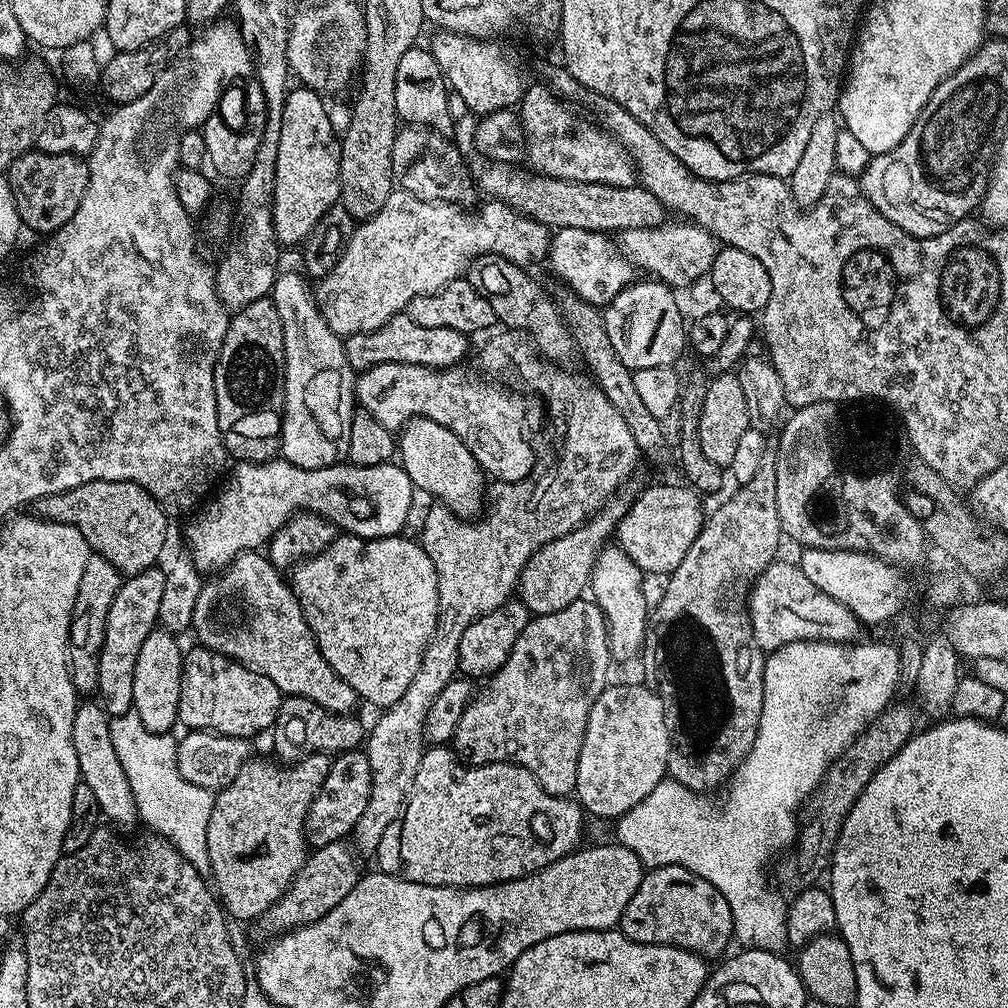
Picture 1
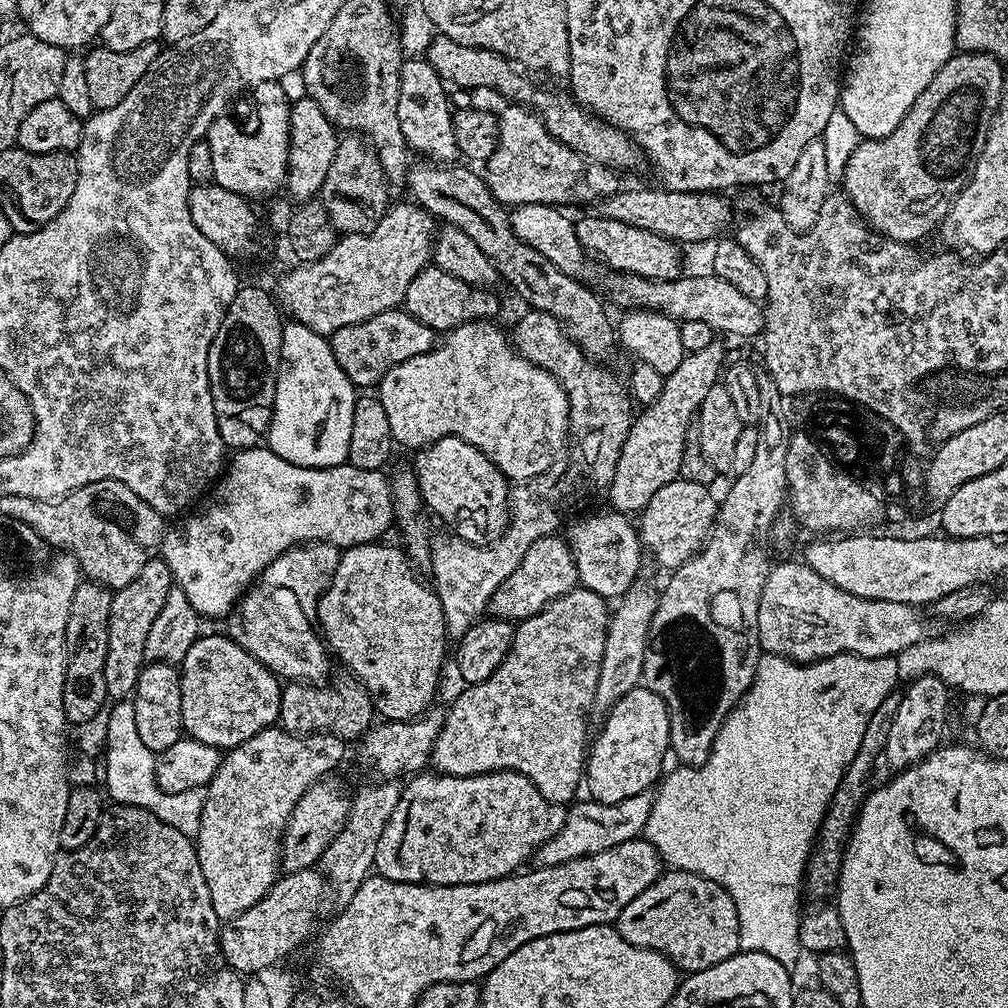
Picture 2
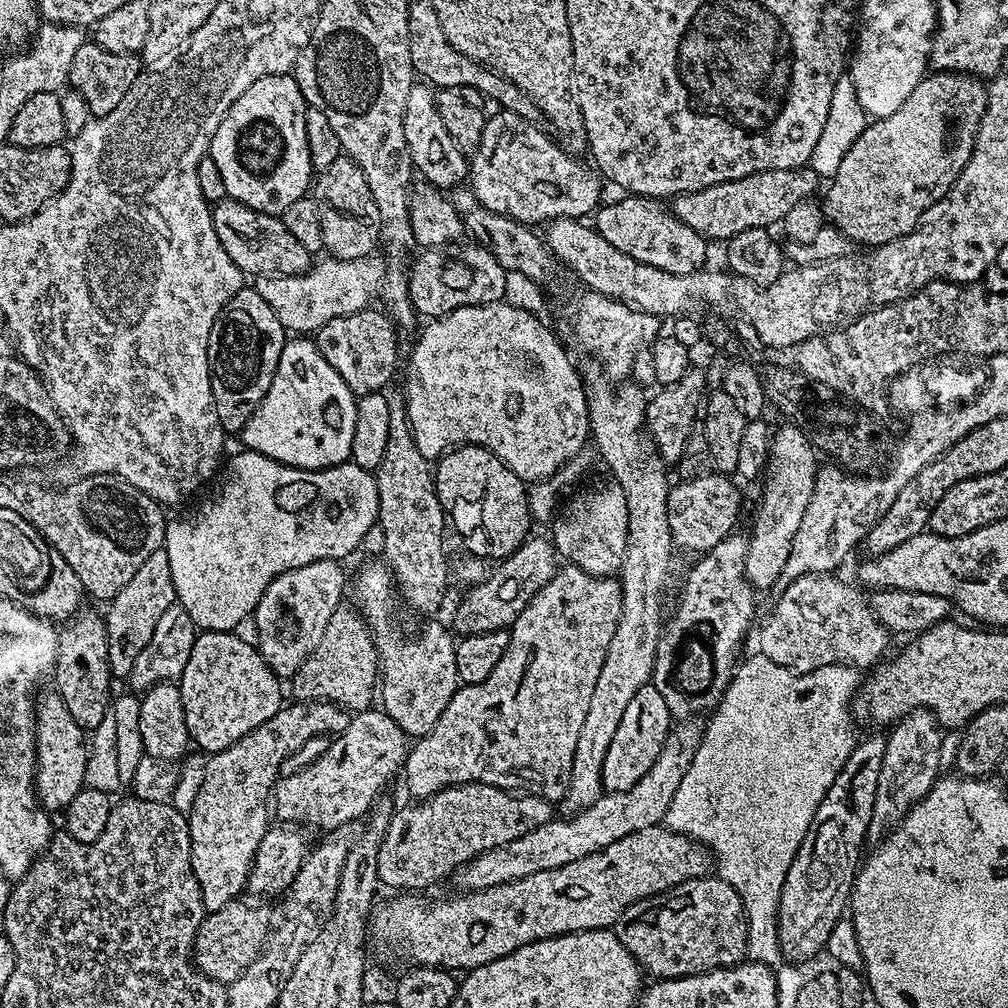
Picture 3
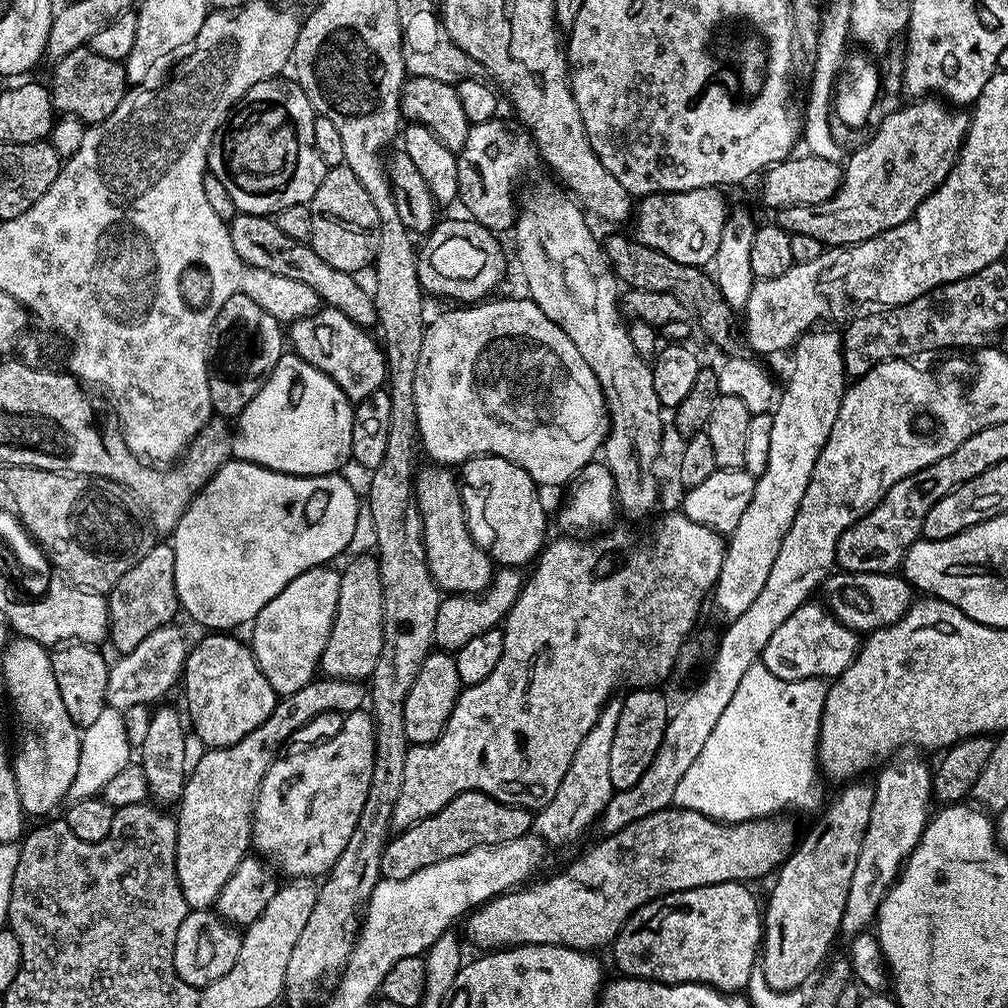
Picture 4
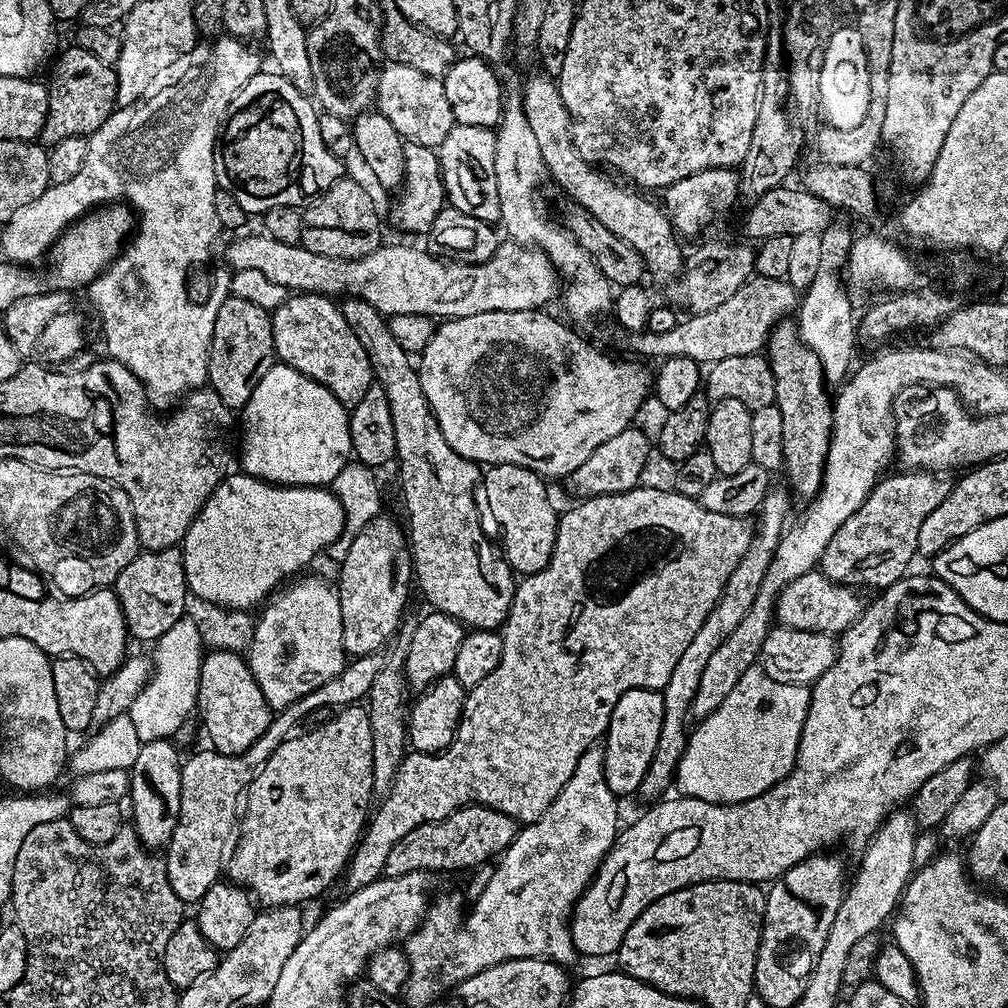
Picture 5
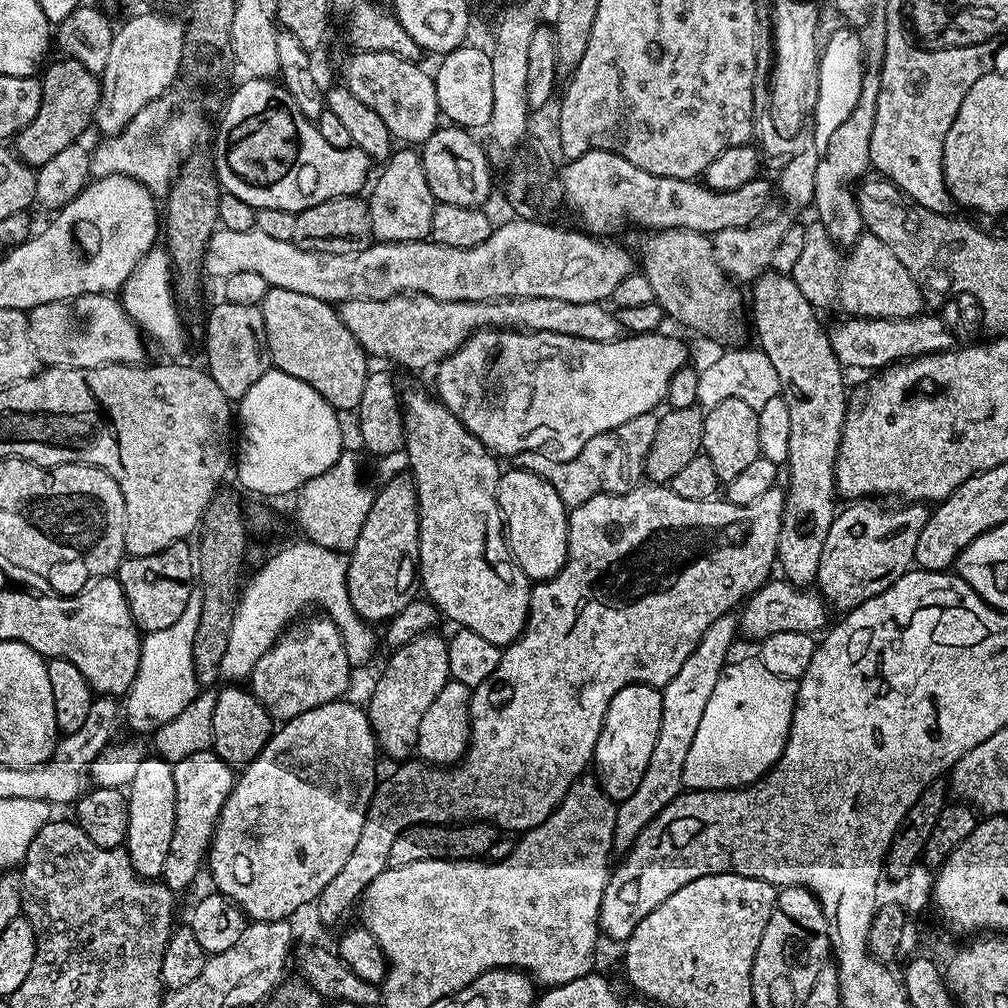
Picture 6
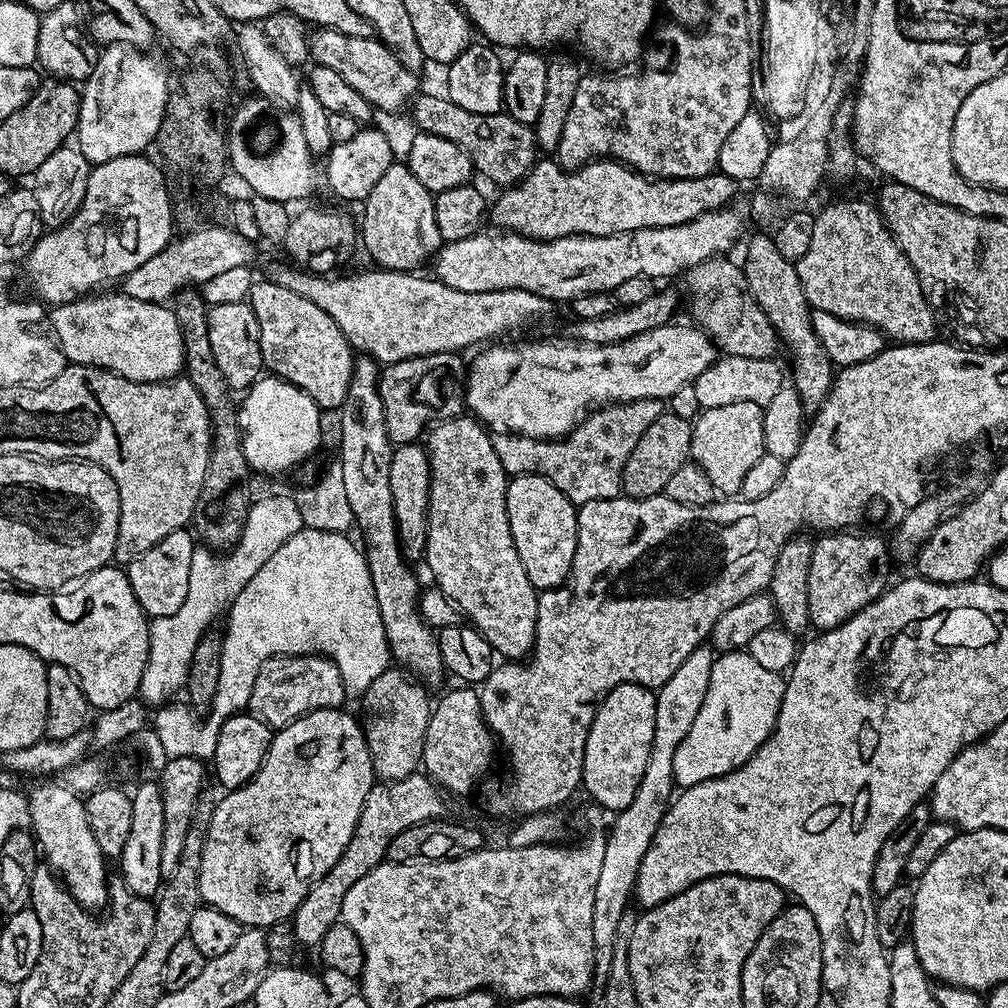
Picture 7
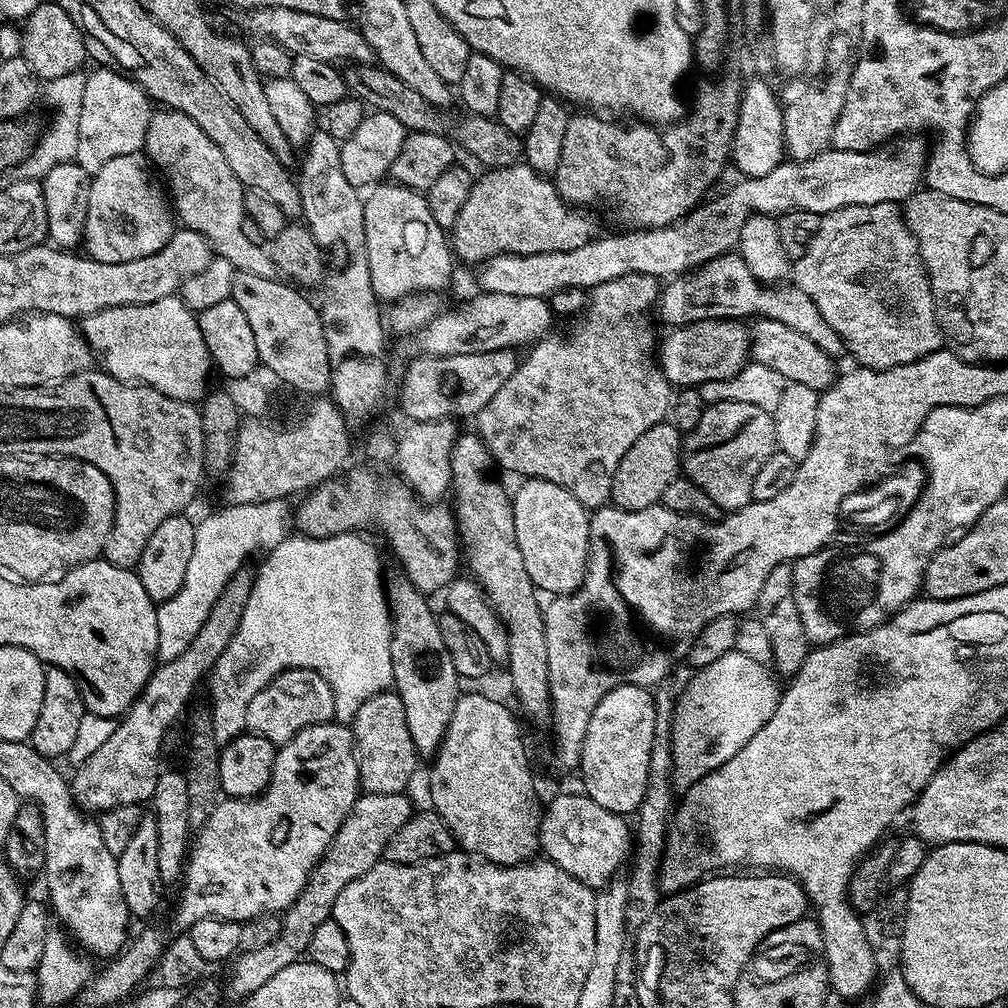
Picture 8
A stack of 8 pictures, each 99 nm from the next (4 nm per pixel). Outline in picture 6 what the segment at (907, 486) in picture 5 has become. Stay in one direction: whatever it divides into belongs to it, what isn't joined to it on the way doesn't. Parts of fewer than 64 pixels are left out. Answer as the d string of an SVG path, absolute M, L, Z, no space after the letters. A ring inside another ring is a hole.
M861 498L837 511L822 546L815 583L833 609L855 610L858 605L882 594L913 567L918 534L922 534L922 526L926 526L929 509L920 502L900 506L904 508L887 508L884 504L887 503L876 498Z

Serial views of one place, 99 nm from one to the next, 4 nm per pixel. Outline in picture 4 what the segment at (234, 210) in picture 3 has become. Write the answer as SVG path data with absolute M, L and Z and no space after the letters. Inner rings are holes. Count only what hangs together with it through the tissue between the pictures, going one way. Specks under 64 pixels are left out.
M240 212L230 221L230 238L234 242L234 250L238 250L238 258L244 261L247 267L270 270L270 274L282 274L282 278L306 282L306 286L318 293L327 307L336 308L346 314L346 318L350 318L361 328L371 329L376 324L376 302L373 293L369 289L367 292L356 281L359 279L353 273L334 270L330 262L322 262L322 258L314 254L311 243L282 234L275 219Z

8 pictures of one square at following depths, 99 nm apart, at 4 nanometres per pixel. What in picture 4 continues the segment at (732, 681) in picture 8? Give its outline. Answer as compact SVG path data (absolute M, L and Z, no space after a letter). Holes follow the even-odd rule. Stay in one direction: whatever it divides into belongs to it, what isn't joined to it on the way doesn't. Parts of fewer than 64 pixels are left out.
M757 662L742 674L742 682L738 682L738 690L734 690L734 698L730 698L730 706L722 710L722 718L718 718L718 726L714 726L710 738L706 738L706 746L702 746L702 754L694 758L694 766L686 770L682 782L678 782L678 790L674 790L673 805L677 808L694 810L703 816L709 816L712 820L718 820L722 824L741 824L747 820L762 820L775 817L783 808L812 808L820 800L820 792L816 789L816 776L818 777L818 749L820 747L820 726L822 724L822 710L826 702L826 694L830 691L829 685L823 679L814 680L783 680L770 670L762 662Z

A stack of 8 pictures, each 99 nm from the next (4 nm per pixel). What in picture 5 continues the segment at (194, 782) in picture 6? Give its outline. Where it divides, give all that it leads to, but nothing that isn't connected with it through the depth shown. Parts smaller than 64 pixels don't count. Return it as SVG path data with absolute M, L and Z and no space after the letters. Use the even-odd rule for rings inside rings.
M215 750L207 751L196 752L189 760L185 759L181 763L182 806L180 807L180 817L174 826L174 834L166 845L166 851L163 853L170 886L174 890L174 894L178 894L178 898L188 906L199 904L201 898L206 894L206 890L210 890L210 886L214 886L221 879L222 861L226 856L224 843L227 842L228 835L230 835L230 840L237 827L238 809L241 807L242 797L254 775L251 755L223 756L221 752Z

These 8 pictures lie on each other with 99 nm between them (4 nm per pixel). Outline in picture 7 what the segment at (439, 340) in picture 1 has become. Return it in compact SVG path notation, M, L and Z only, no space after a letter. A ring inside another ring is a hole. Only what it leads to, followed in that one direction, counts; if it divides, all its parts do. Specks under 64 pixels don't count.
M267 278L257 279L253 283L246 303L254 310L254 318L258 318L265 369L271 375L298 386L321 410L339 410L350 390L354 349L342 334L342 330L338 330L334 318L330 318L326 310L314 306L310 298L302 298L302 294L294 294L294 290L286 290L286 286L278 286Z

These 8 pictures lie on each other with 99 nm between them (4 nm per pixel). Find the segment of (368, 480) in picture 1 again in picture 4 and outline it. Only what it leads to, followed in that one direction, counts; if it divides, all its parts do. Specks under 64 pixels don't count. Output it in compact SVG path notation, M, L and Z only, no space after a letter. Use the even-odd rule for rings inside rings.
M230 458L215 472L208 483L197 492L192 499L188 509L182 514L178 526L170 534L170 543L174 550L174 586L176 587L176 598L181 609L188 611L188 616L192 620L197 620L204 630L236 630L239 624L251 625L256 615L298 574L306 574L306 570L328 566L333 563L339 552L344 552L348 548L348 543L356 536L356 527L360 524L360 512L362 516L362 496L356 493L356 488L344 477L344 474L329 474L326 476L295 476L285 472L275 472L269 468L263 468L257 464L251 464L245 460Z

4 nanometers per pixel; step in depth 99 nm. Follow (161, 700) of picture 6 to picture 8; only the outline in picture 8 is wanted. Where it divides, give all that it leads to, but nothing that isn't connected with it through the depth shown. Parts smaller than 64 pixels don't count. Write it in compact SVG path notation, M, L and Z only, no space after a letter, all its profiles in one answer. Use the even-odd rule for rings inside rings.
M271 499L270 502L228 504L224 508L211 511L208 515L212 520L212 544L194 544L190 561L186 566L186 577L178 594L172 599L163 601L157 607L158 614L158 650L159 661L173 660L182 654L182 651L190 644L194 636L201 629L207 614L214 606L214 602L220 597L222 590L239 569L248 561L252 554L262 550L269 551L283 541L288 534L292 520L292 508L288 500Z

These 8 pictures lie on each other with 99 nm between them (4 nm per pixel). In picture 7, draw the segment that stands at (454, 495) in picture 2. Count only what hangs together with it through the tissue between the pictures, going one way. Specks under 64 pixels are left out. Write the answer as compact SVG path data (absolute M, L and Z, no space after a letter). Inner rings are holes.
M513 476L509 479L506 490L506 514L510 522L510 534L514 538L514 546L518 550L518 558L522 558L522 570L526 570L526 578L538 590L561 587L572 574L572 563L576 553L576 514L577 505L572 504L546 478L541 476Z

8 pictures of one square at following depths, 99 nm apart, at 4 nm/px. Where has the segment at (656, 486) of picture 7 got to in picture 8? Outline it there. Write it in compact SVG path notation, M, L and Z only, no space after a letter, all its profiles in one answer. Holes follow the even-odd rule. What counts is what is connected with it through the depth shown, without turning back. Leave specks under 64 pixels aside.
M665 420L656 423L646 430L626 450L622 461L614 472L614 480L611 482L611 503L627 512L655 507L662 496L666 486L674 480L679 473L682 464L683 435L672 425L671 421Z

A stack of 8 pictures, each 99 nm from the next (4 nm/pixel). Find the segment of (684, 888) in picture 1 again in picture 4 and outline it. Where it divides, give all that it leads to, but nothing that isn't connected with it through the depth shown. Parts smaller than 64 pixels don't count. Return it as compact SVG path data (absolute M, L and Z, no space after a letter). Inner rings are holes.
M731 880L671 892L643 904L622 926L610 951L628 978L657 980L660 984L708 984L725 994L747 989L762 952L762 908L747 883Z

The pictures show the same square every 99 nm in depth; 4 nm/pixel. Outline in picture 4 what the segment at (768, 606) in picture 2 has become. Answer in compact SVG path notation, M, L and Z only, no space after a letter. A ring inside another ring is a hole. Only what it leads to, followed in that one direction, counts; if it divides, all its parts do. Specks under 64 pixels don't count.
M806 602L774 630L770 642L766 642L762 663L770 674L783 680L814 680L835 678L854 663L861 641L857 633L832 615L823 603Z

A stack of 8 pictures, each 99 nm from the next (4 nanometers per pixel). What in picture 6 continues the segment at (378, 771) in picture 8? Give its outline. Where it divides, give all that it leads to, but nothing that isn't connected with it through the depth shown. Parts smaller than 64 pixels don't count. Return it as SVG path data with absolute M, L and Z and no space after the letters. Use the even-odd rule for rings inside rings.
M436 635L415 636L401 648L395 649L372 688L372 701L366 704L368 721L376 733L379 751L383 755L385 752L395 762L407 761L415 753L422 714L426 714L426 710L434 703L434 698L438 698L442 686L446 686L450 678L448 642L443 635Z

